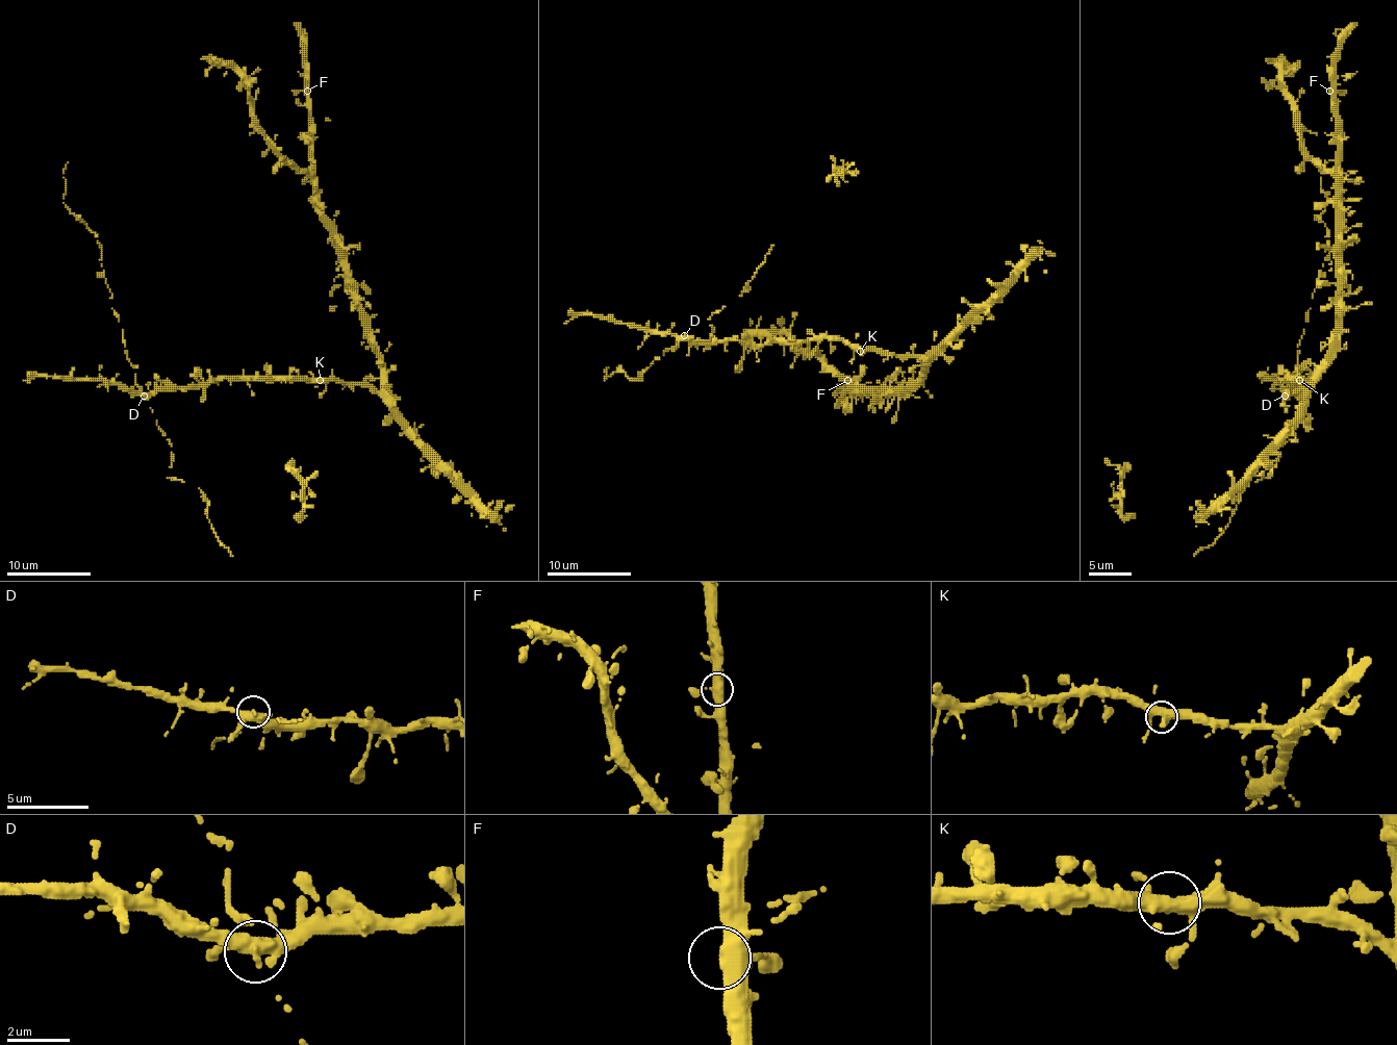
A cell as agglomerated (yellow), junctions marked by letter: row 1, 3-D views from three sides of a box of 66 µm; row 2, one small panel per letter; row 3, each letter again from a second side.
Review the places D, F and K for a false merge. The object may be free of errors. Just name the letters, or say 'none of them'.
none of them

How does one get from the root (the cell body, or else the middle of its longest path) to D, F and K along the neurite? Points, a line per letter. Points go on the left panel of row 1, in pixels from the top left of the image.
D: (277, 380), (224, 376), (199, 384), (156, 388), (144, 396)
F: (277, 380), (340, 380), (381, 388), (381, 355), (371, 319), (359, 302), (345, 247), (320, 203), (307, 91)
K: (277, 380), (320, 380)

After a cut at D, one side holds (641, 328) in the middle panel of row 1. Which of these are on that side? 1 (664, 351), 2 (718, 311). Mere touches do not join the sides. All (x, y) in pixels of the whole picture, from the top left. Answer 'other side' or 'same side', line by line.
1: other side
2: other side

